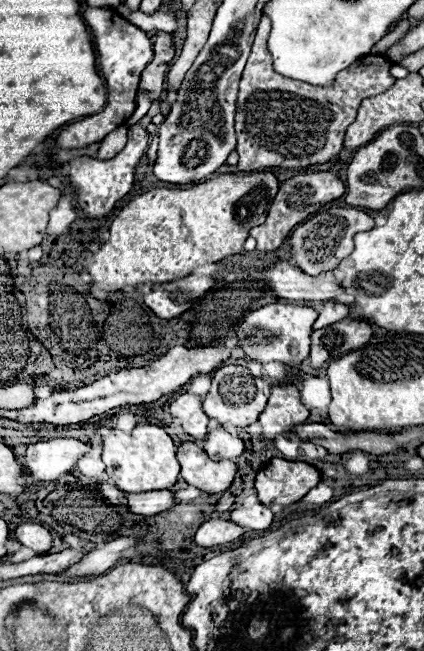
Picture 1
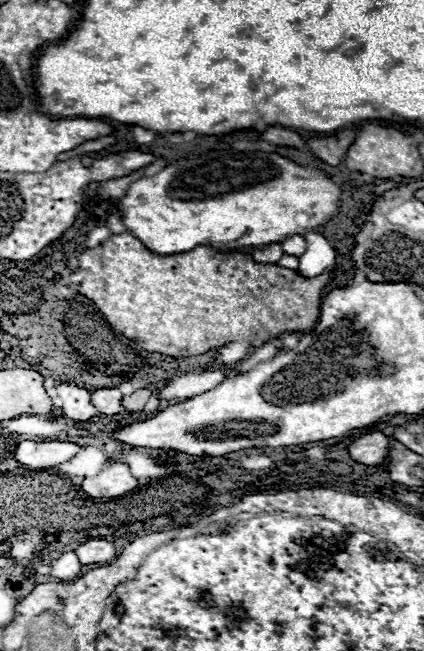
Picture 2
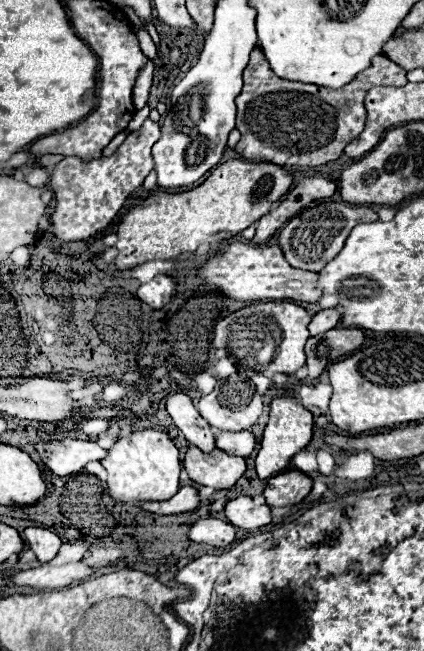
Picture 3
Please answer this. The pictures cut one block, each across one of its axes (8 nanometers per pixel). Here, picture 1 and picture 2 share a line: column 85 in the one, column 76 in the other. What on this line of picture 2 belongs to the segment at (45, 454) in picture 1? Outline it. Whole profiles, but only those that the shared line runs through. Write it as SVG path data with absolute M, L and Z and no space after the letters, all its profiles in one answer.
M24 440L16 446L14 458L28 470L50 470L52 466L72 460L78 452L80 452L80 446L74 442Z

